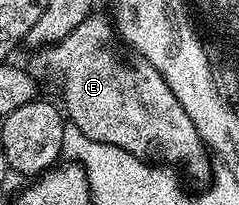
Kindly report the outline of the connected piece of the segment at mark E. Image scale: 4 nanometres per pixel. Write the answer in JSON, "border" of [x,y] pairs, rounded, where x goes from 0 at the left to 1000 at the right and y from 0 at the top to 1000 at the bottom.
{"border":[[[410,78],[364,83],[360,102],[335,112],[335,132],[318,132],[318,151],[285,166],[264,200],[230,200],[222,220],[188,224],[172,249],[146,254],[159,263],[142,278],[138,351],[159,361],[188,337],[243,337],[247,366],[259,371],[255,507],[268,517],[272,566],[289,605],[351,639],[368,678],[502,717],[556,766],[577,766],[615,795],[690,795],[711,815],[778,805],[782,834],[820,878],[858,888],[887,824],[883,771],[803,580],[787,580],[787,541],[753,522],[703,405],[686,405],[686,385],[615,298],[582,293],[577,317],[540,317],[536,302],[510,298],[506,268],[477,244],[477,220],[460,205],[485,180],[481,127],[448,88],[444,107],[435,88]]]}

